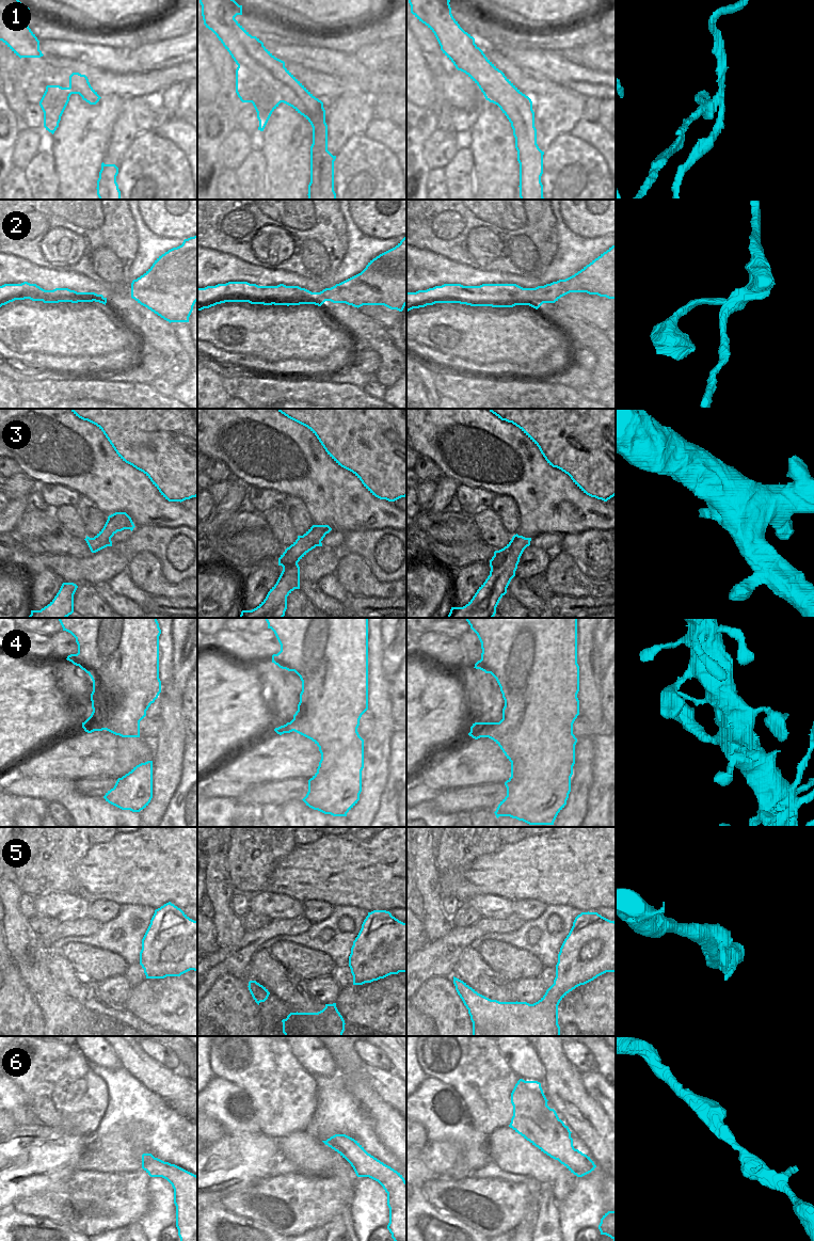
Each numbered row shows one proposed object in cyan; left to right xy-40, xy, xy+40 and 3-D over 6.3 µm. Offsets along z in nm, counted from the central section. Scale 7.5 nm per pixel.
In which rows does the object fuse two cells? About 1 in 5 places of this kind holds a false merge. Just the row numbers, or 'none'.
1

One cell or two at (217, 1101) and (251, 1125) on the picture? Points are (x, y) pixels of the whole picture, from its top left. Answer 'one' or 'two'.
one

